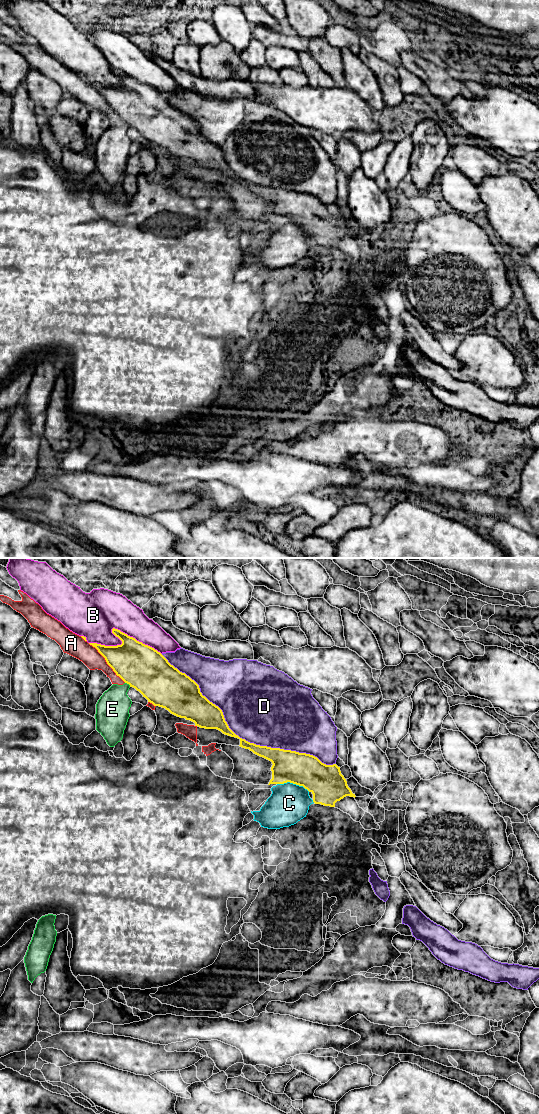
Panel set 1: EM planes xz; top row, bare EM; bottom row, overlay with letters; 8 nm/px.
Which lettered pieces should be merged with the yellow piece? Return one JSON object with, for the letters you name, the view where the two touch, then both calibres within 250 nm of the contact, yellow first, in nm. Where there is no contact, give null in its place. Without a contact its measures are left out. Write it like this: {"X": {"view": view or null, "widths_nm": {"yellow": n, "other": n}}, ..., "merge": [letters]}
{"A": {"view": "xz", "widths_nm": {"yellow": 340, "other": 160}}, "merge": ["A"]}

